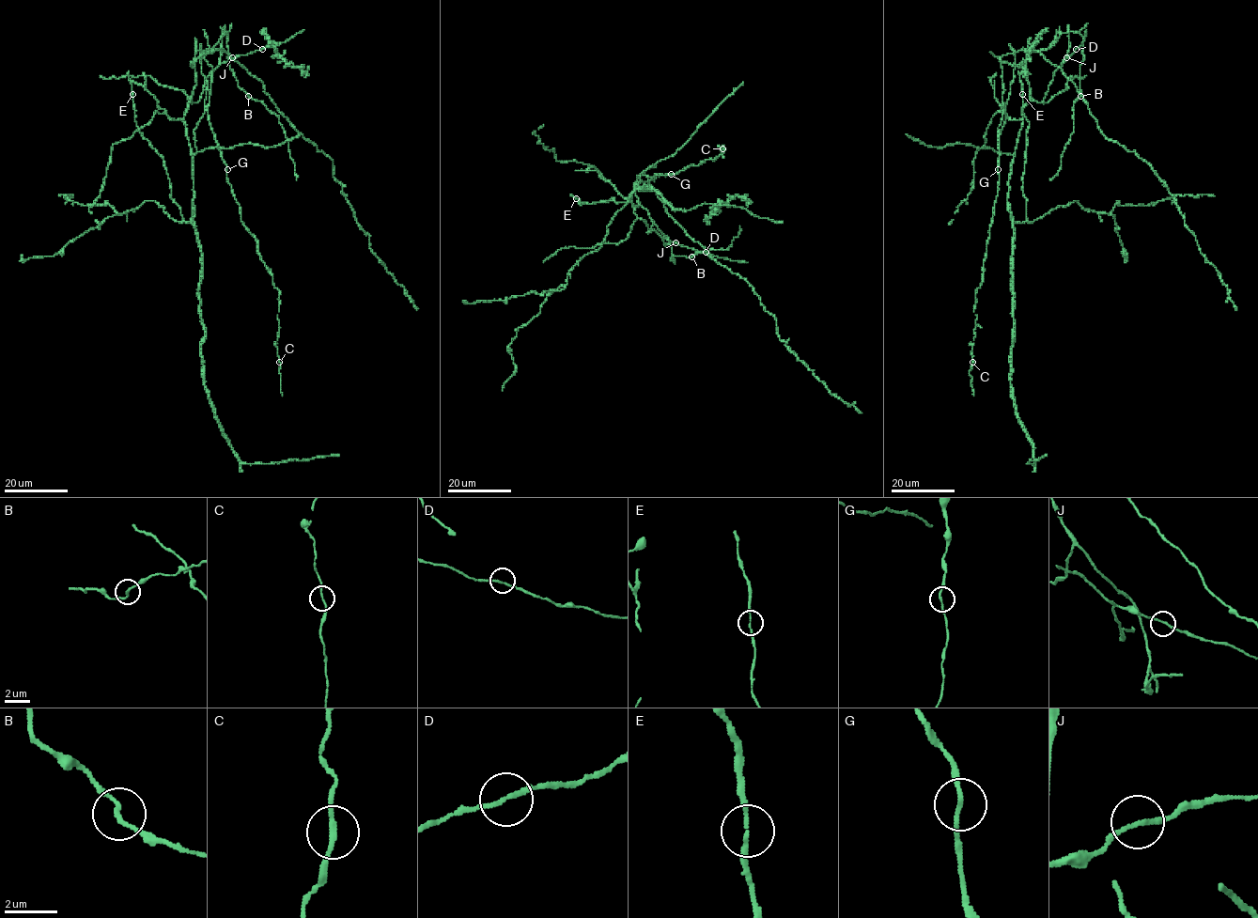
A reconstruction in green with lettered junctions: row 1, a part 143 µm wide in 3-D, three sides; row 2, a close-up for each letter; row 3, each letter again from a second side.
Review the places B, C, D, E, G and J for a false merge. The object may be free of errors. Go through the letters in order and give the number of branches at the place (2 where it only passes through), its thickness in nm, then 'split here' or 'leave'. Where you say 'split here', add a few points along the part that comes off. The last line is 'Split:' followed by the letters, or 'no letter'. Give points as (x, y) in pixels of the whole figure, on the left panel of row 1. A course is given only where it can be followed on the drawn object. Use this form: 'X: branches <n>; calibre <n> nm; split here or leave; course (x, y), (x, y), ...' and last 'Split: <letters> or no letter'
B: branches 2; calibre 150 nm; leave
C: branches 2; calibre 150 nm; leave
D: branches 2; calibre 160 nm; leave
E: branches 2; calibre 140 nm; leave
G: branches 2; calibre 150 nm; leave
J: branches 2; calibre 160 nm; leave
Split: no letter

